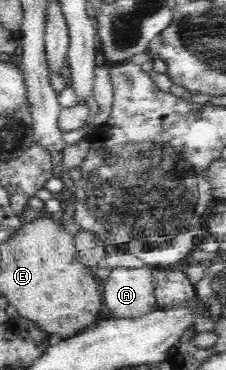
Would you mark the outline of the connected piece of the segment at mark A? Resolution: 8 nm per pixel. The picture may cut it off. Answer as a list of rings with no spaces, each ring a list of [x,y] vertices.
[[[114,268],[110,272],[101,290],[107,317],[139,317],[156,307],[152,269]]]

